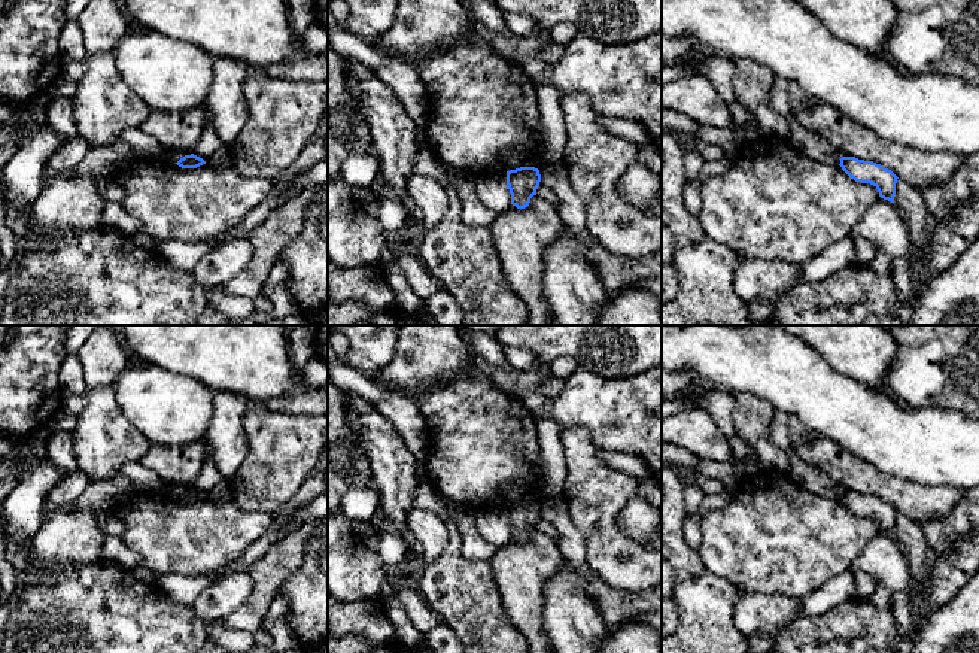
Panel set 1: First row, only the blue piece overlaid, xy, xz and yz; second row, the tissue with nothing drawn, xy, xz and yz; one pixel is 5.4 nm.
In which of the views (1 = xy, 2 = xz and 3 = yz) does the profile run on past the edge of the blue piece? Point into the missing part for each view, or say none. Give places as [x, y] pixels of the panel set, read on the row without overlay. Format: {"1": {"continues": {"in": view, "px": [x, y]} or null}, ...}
{"1": {"continues": null}, "2": {"continues": null}, "3": {"continues": null}}

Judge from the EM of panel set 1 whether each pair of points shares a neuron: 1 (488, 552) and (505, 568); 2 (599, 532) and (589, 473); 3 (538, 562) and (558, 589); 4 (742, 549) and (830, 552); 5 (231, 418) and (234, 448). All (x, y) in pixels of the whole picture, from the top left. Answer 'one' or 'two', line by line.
1: two
2: one
3: two
4: one
5: one

